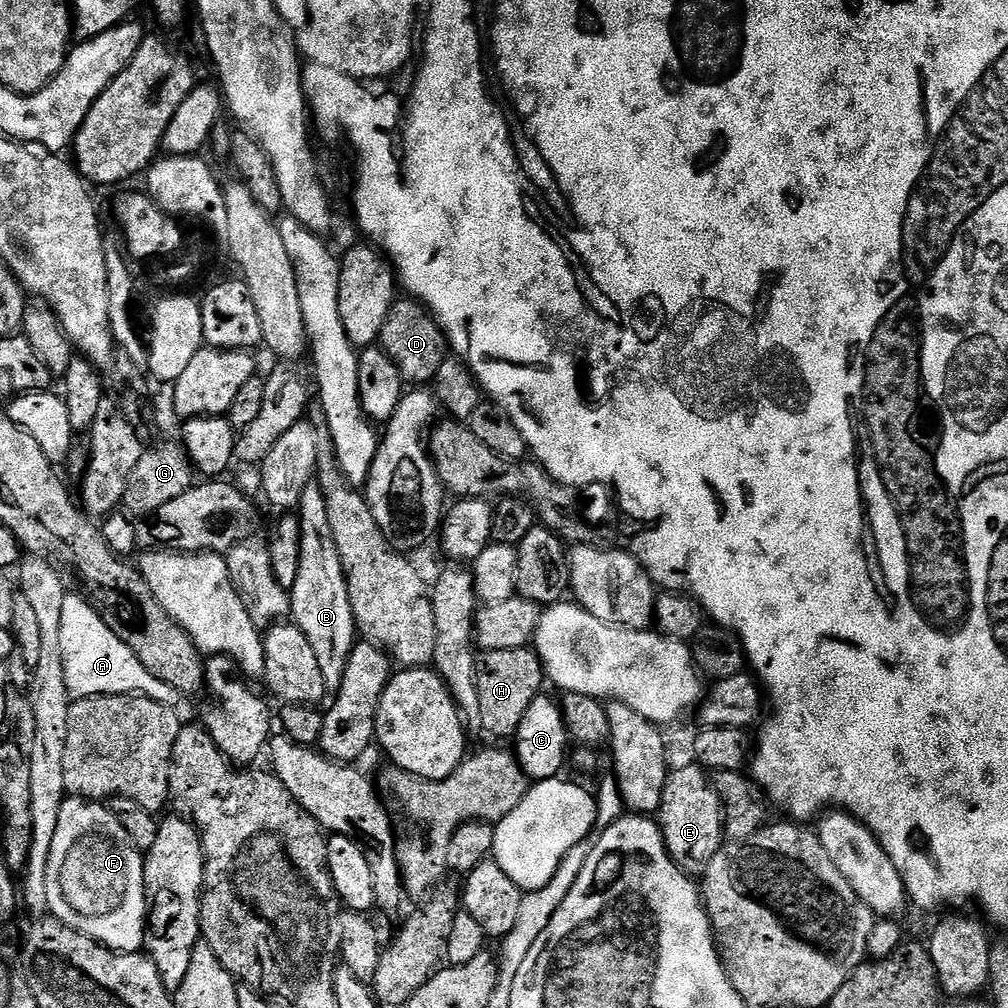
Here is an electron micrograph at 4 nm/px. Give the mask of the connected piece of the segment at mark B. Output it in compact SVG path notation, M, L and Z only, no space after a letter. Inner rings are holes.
M313 482L302 490L298 509L301 524L301 554L298 559L298 576L291 588L291 619L310 638L310 647L318 657L322 679L329 690L339 688L346 674L346 666L353 648L358 643L356 619L350 606L348 577L344 575L342 558L334 542L334 530L326 511L326 498L320 485Z

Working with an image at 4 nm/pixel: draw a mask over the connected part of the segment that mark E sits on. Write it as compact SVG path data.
M689 762L685 768L673 767L669 771L658 823L666 850L681 870L696 878L708 869L714 854L718 854L718 850L726 843L724 821L724 806L720 803L720 795L716 793L713 781L705 769L695 762Z

